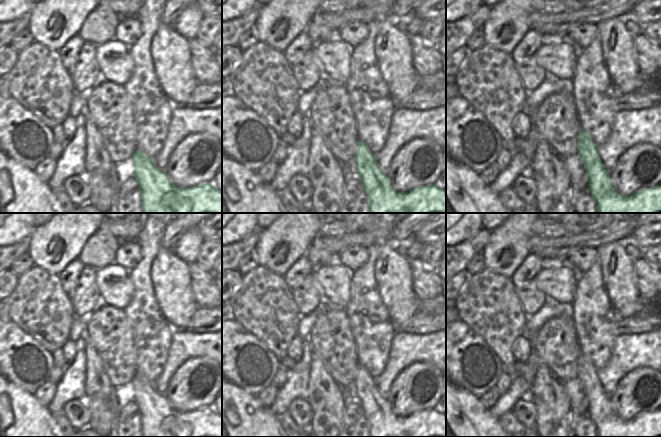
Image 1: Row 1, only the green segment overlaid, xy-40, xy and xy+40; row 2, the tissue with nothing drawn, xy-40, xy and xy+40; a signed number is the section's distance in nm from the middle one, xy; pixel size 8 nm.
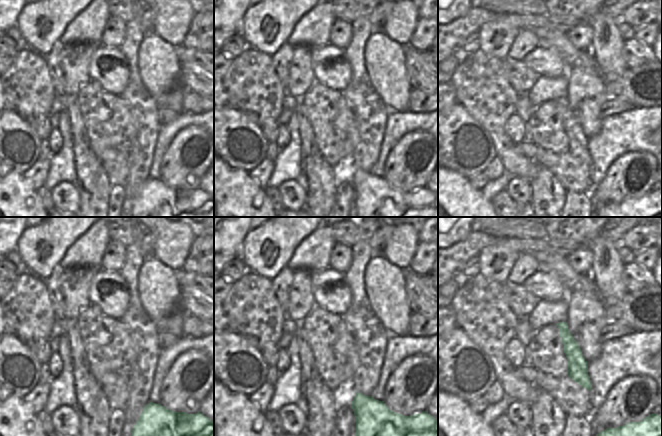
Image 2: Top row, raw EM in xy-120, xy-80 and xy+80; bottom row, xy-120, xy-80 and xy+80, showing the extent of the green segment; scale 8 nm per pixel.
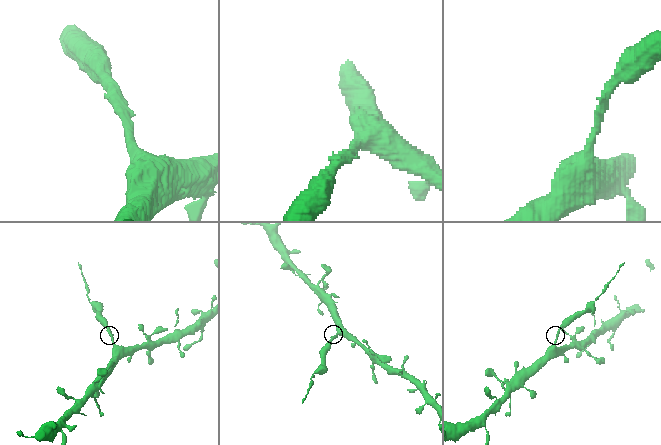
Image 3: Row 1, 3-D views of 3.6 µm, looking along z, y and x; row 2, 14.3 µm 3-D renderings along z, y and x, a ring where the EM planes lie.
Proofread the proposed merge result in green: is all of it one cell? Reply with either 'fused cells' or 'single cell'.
fused cells

